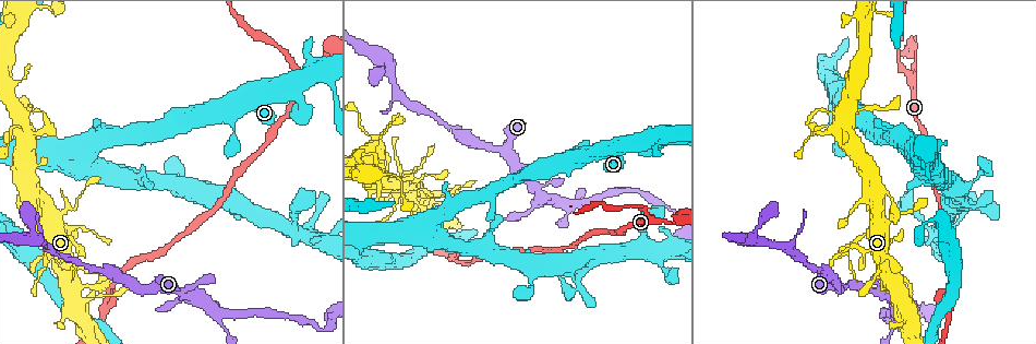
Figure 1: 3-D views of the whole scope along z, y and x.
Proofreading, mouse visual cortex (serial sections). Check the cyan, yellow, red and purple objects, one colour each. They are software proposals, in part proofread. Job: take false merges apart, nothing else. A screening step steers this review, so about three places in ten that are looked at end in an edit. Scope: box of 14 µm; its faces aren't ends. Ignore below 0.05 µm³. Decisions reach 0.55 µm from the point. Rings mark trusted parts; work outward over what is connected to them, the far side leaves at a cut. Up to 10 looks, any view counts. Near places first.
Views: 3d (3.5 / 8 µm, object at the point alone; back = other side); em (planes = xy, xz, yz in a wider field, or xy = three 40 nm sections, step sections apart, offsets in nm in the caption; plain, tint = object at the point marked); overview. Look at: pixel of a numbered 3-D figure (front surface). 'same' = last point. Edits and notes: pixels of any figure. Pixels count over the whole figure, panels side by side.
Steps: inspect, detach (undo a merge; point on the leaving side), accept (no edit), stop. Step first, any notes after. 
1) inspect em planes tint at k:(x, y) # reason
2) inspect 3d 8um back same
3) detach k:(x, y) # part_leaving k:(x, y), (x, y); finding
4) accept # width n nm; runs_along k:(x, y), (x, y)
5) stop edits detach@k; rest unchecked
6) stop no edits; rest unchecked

inspect 3d 3.5um at 1:(386, 162) # narrows sharply

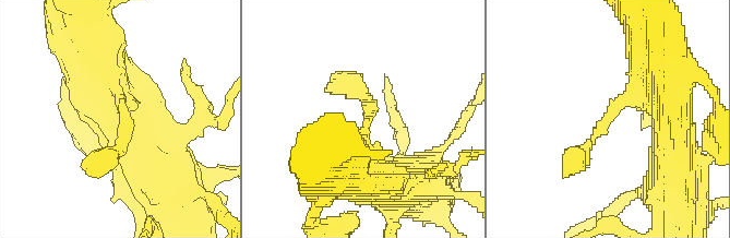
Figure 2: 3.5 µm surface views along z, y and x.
inspect em xy step 2 tint at 2:(122, 119)

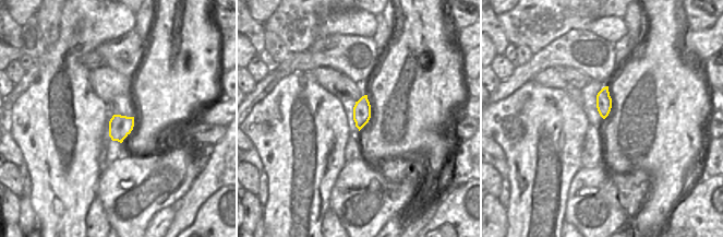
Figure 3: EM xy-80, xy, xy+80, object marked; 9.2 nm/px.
accept # runs_along 2:(669, 100), (627, 97), (577, 167); continuous, no second cell

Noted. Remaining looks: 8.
inspect 3d 3.5um back at 1:(26, 128) # four or more arms meet

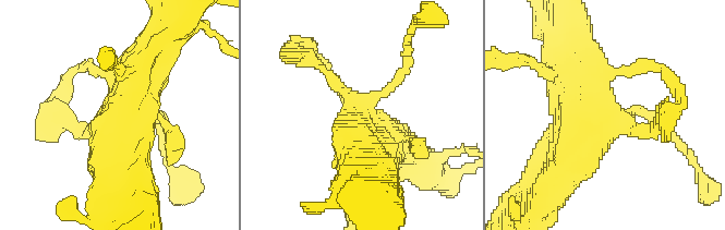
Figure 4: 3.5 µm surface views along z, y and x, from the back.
inspect em planes tint at 4:(608, 121)

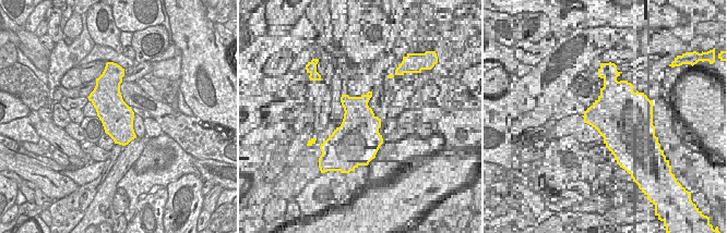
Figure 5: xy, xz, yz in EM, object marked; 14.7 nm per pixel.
accept # runs_along 4:(119, 168), (119, 131), (166, 37); continuous, no second cell

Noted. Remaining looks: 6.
inspect 3d 3.5um at 1:(831, 62) # sharp bend

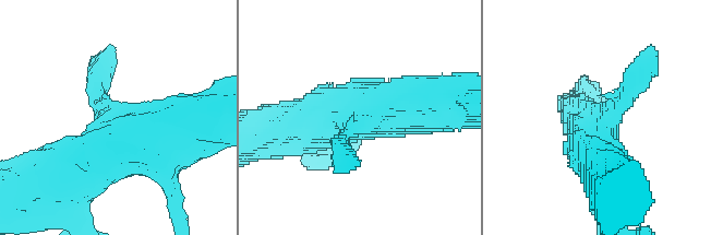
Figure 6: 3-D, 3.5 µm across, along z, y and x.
inspect em xy step 1 tint at 6:(611, 120)

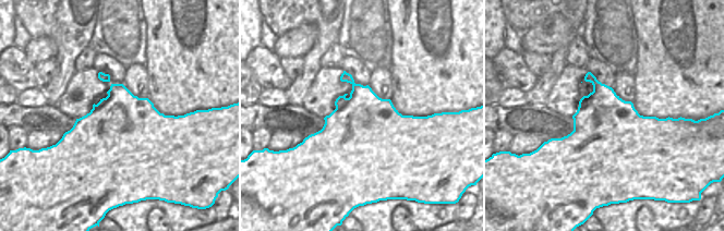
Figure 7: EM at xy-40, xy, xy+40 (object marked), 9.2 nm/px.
accept # width 800 nm; runs_along 6:(79, 166), (148, 149), (195, 98); continuous, no second cell

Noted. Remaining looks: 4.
inspect 3d 3.5um back at 1:(651, 218) # arms part here

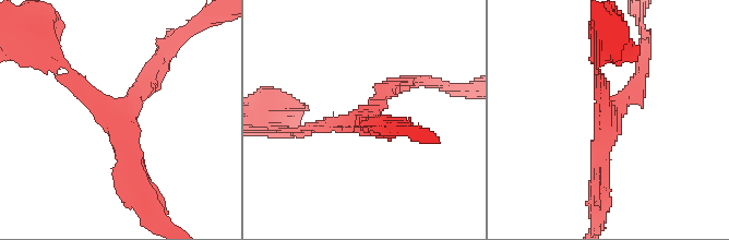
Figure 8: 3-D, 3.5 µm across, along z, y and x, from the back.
accept # runs_along 8:(143, 200), (123, 127), (72, 73); all the same cell

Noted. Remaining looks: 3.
stop no edits; rest unchecked

